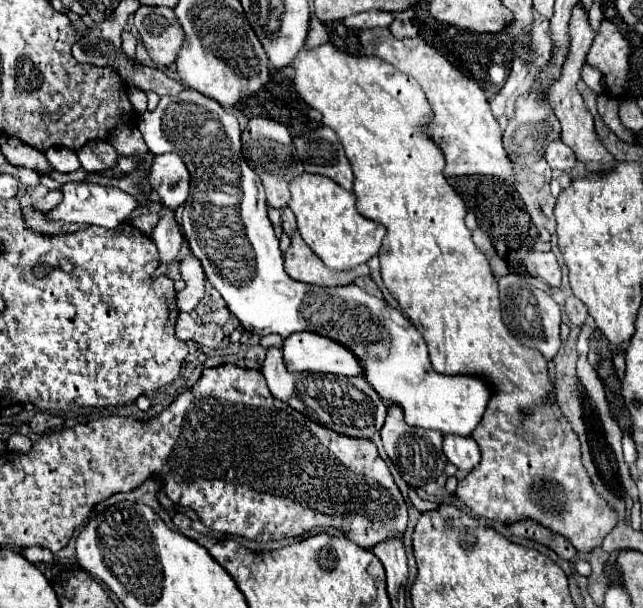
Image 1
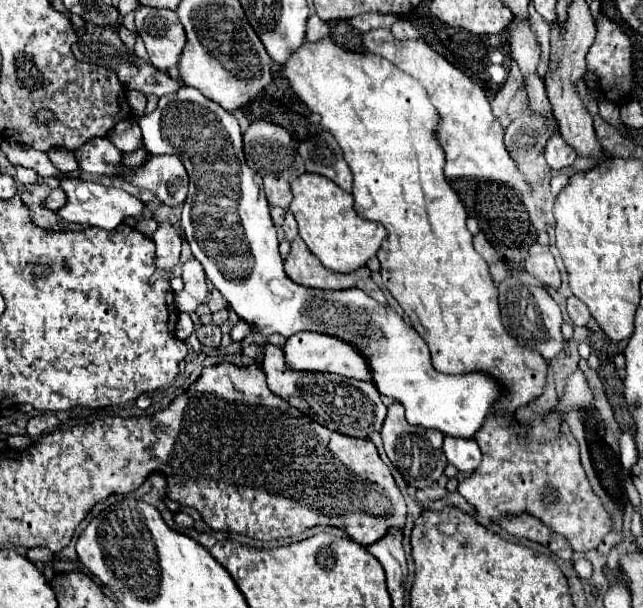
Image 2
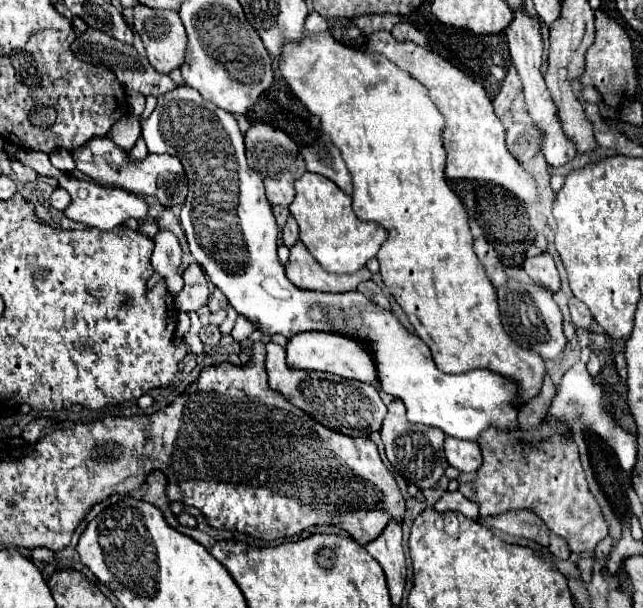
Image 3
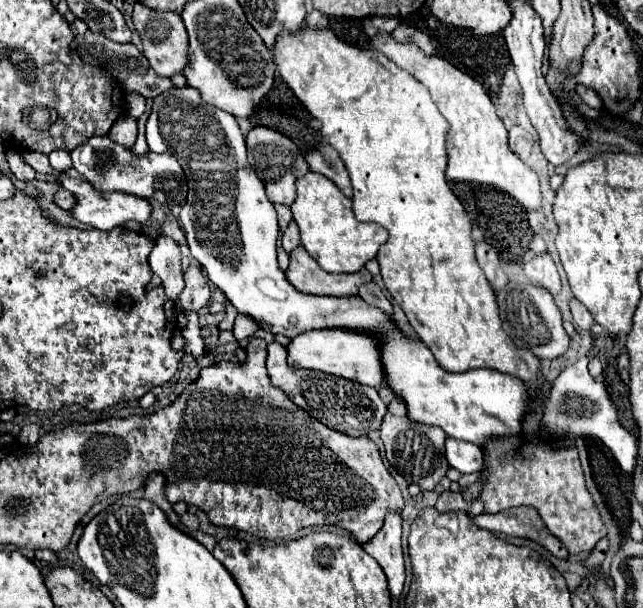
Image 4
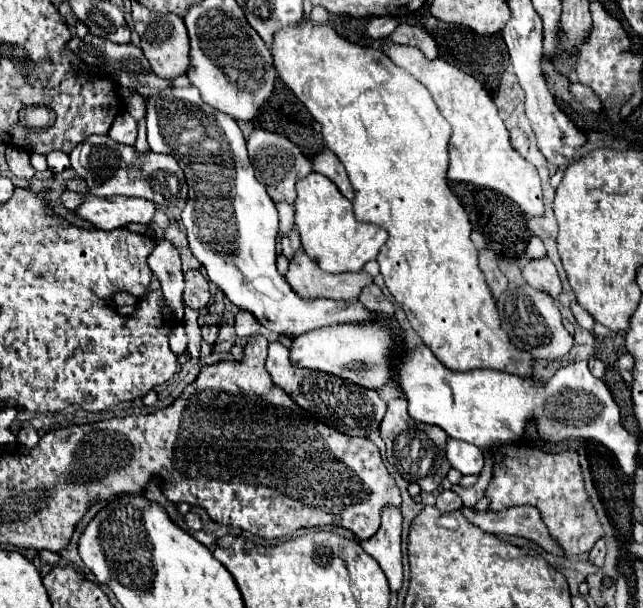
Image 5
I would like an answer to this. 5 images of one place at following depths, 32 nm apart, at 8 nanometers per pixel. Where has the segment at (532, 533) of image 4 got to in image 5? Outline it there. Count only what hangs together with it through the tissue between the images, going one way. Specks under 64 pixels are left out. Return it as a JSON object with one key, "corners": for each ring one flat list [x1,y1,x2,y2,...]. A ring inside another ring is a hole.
{"corners":[[514,506,514,508,500,510,500,512,492,512,492,510,478,512,474,508,460,508,460,512,466,516,466,520,470,520,472,524,476,524,478,528,490,534,504,532,504,534,522,536,522,538,536,542,546,552,562,556,560,546,550,538,540,518,540,512,534,506]]}

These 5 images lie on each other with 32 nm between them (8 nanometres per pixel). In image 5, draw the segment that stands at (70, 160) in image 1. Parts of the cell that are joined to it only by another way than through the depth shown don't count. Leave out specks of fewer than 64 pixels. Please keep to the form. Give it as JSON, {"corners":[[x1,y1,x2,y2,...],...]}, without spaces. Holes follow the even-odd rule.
{"corners":[[58,150,50,152,50,168,52,168,56,174,58,174,58,172,64,172,66,168,70,168,70,158,68,158,68,154,58,152]]}

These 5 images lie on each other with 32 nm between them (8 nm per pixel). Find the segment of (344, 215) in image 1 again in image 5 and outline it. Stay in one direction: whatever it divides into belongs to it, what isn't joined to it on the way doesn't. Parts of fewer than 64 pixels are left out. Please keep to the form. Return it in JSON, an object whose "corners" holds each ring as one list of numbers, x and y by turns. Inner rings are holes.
{"corners":[[310,172,306,178,296,182,296,192,296,228,304,252,318,264,318,268,324,272,360,272,366,262,378,256,380,248,388,240,386,230,376,224,358,222,354,218,352,202,334,188,332,180,318,172]]}

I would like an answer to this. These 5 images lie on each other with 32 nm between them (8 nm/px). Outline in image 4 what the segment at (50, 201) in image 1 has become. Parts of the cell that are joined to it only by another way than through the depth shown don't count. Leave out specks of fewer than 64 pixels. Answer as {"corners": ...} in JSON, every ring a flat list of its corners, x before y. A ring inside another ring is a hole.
{"corners":[[60,190,58,194,56,194,56,204,60,206,60,208,64,208,64,210,72,210,74,206,76,206,76,196,74,194,70,194,70,192,66,192,66,190]]}

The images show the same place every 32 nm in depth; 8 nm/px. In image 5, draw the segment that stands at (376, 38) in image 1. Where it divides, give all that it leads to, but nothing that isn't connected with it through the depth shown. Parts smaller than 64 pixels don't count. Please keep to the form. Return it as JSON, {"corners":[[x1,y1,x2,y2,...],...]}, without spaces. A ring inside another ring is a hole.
{"corners":[[388,42,384,46,384,52,390,56,394,64,410,72,416,80,420,80,430,90,440,114,452,126,450,142,462,142,462,144,448,144,450,150,448,180,468,182,474,184,476,188,490,188,510,198,514,204,518,204,528,218,542,216,544,202,542,202,542,186,536,166,530,164,526,158,522,158,510,146,510,136,504,126,504,120,500,118,498,108,492,102,490,94,484,90,484,86,470,74,464,74,462,70,454,68,444,60,434,60,434,62,426,60,424,54,416,48]]}

